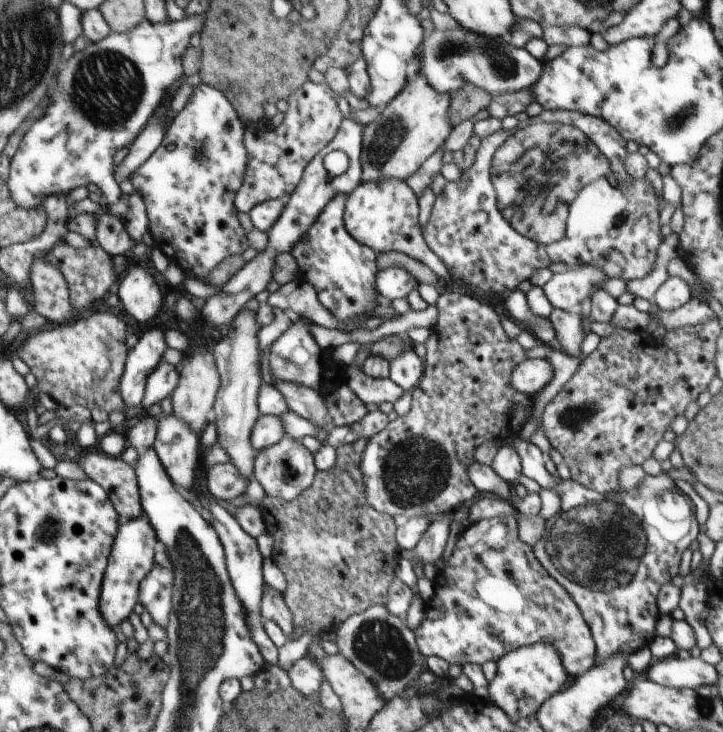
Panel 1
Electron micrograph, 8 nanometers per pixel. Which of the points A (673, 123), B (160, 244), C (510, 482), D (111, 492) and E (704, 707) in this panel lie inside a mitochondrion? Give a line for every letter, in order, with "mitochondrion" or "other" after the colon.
A: mitochondrion
B: other
C: other
D: other
E: mitochondrion

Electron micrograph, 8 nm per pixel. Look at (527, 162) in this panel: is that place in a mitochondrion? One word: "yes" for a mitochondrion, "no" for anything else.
yes

